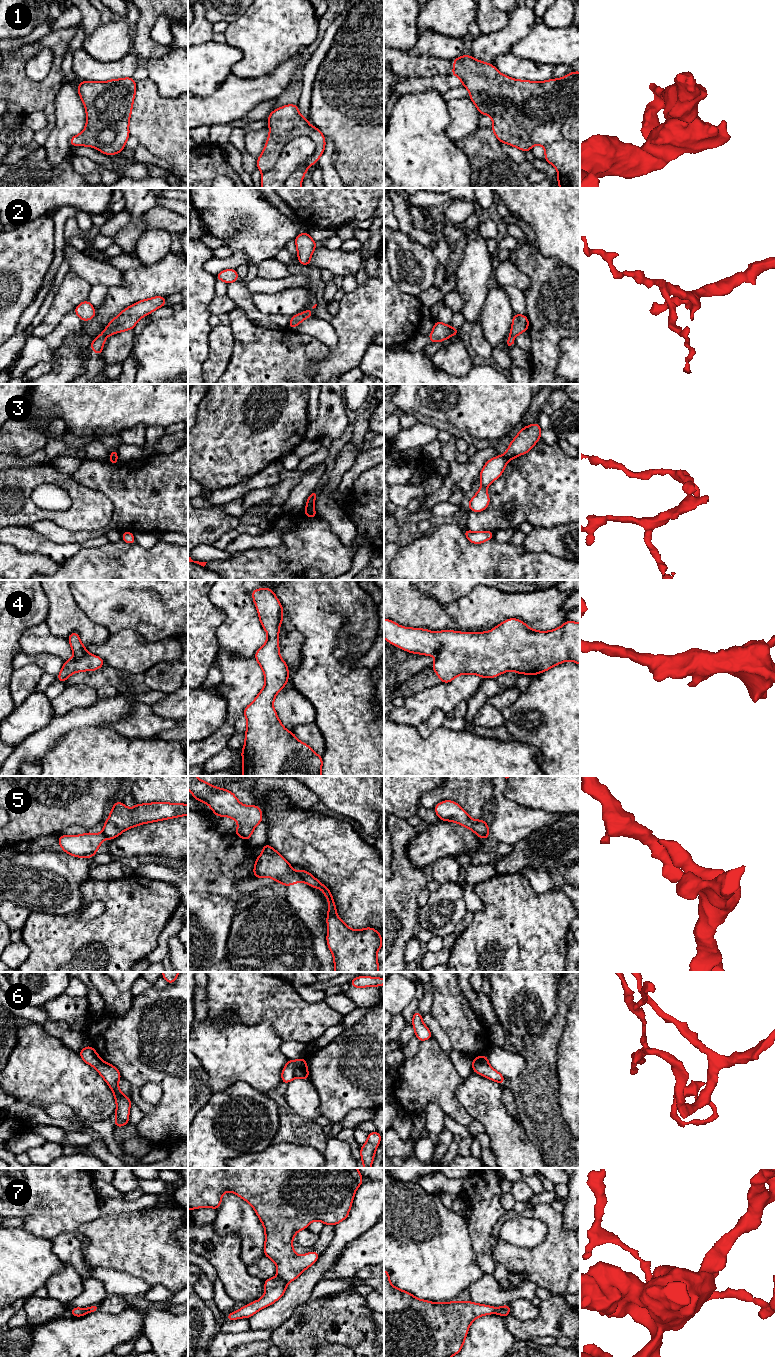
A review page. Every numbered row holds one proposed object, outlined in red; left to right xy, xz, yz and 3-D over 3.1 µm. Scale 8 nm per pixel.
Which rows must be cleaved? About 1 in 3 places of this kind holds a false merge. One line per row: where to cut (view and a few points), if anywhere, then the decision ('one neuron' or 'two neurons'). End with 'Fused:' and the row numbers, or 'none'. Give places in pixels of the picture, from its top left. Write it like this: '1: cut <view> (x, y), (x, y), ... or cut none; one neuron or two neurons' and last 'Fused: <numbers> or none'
1: cut xz (314, 142), (296, 136), (263, 172); two neurons
2: cut none; one neuron
3: cut xy (110, 456), (116, 458); two neurons
4: cut none; one neuron
5: cut xz (298, 873), (302, 880); two neurons
6: cut xz (292, 1061), (295, 1076); two neurons
7: cut xz (279, 1275), (287, 1282); two neurons
Fused: 1, 3, 5, 6, 7

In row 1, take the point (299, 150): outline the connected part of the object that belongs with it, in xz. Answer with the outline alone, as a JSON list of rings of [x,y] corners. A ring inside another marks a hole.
[[[298,136],[281,151],[274,167],[261,175],[262,188],[286,188],[286,181],[315,152],[314,142],[307,136]]]

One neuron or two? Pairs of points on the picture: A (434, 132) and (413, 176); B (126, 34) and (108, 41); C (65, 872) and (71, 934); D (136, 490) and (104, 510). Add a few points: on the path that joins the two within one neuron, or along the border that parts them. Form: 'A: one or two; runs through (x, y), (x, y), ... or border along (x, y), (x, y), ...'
A: one; runs through (423, 143), (419, 147), (419, 165)
B: one; runs through (122, 34), (119, 34), (112, 41)
C: two; border along (82, 892), (78, 910), (66, 914), (45, 912)
D: two; border along (94, 489), (113, 505), (106, 527)

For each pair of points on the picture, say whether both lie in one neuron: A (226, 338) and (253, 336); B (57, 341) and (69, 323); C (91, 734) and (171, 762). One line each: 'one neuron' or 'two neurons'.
A: two neurons
B: one neuron
C: one neuron

